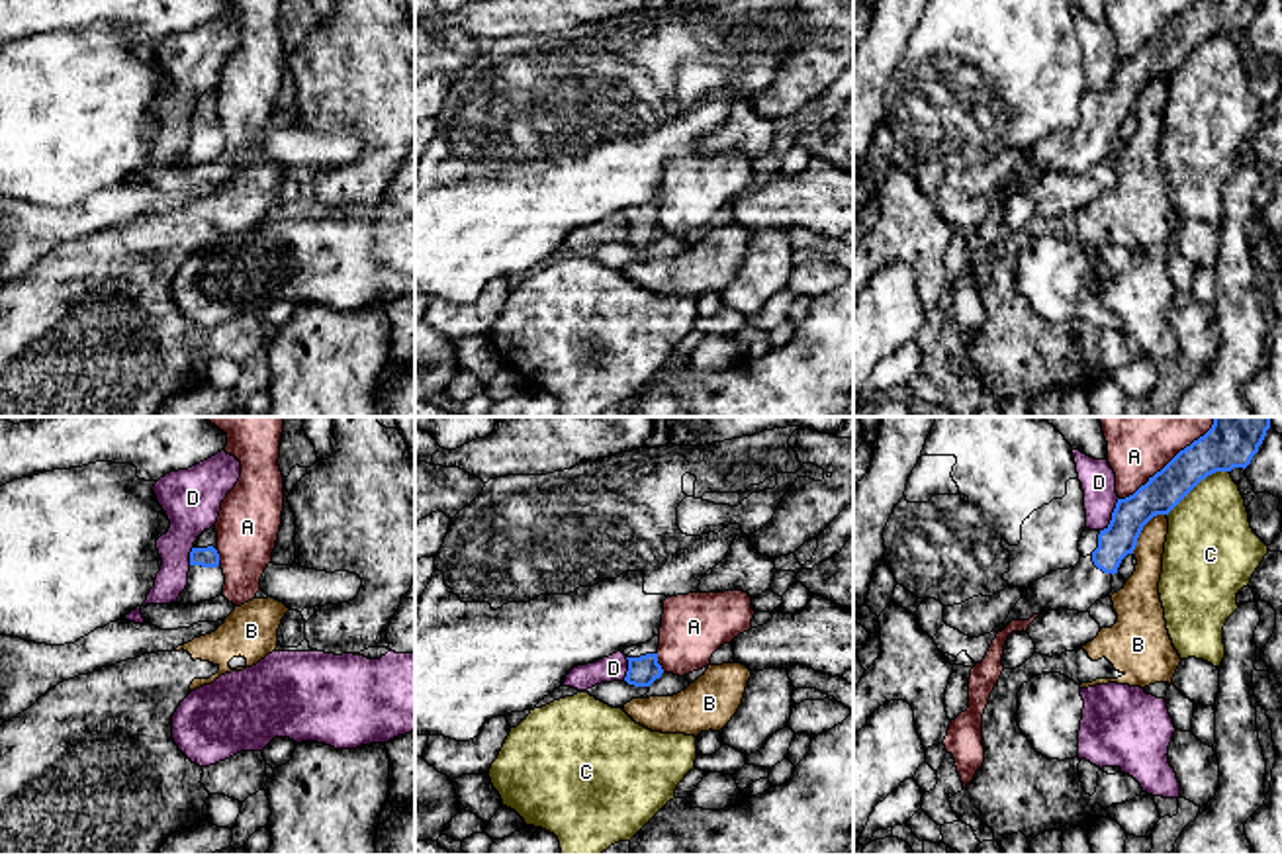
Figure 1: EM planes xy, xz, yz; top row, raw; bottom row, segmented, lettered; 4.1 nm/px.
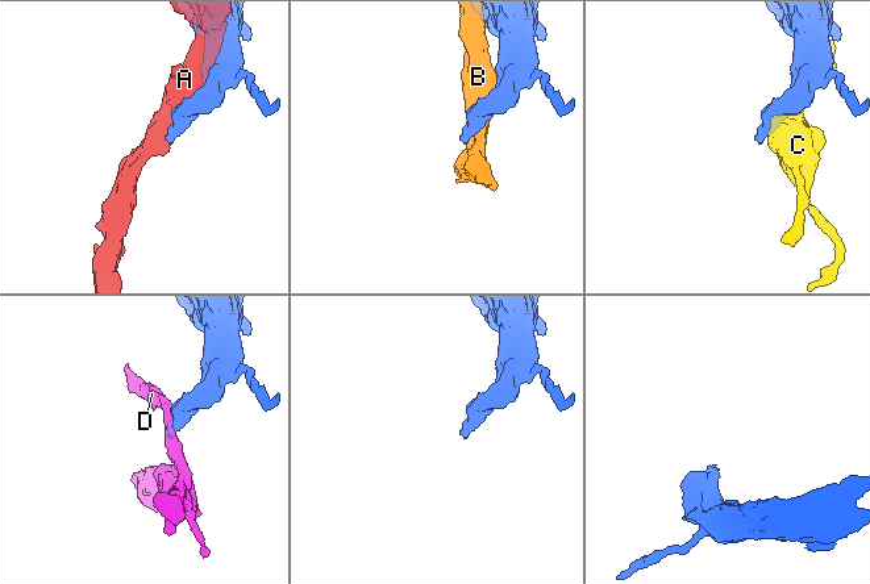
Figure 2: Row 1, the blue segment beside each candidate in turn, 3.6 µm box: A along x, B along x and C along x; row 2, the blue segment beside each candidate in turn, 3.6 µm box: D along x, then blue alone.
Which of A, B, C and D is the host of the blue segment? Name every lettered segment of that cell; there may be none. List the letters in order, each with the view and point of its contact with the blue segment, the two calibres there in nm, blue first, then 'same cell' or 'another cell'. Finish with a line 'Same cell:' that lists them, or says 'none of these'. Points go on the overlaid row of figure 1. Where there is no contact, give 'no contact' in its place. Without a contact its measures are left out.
A: yz (1171, 460) | 200/380 nm | another cell
B: yz (1142, 529) | 160/140 nm | another cell
C: yz (1196, 484) | 220/360 nm | another cell
D: yz (1112, 515) | 160/140 nm | another cell
Same cell: none of these

